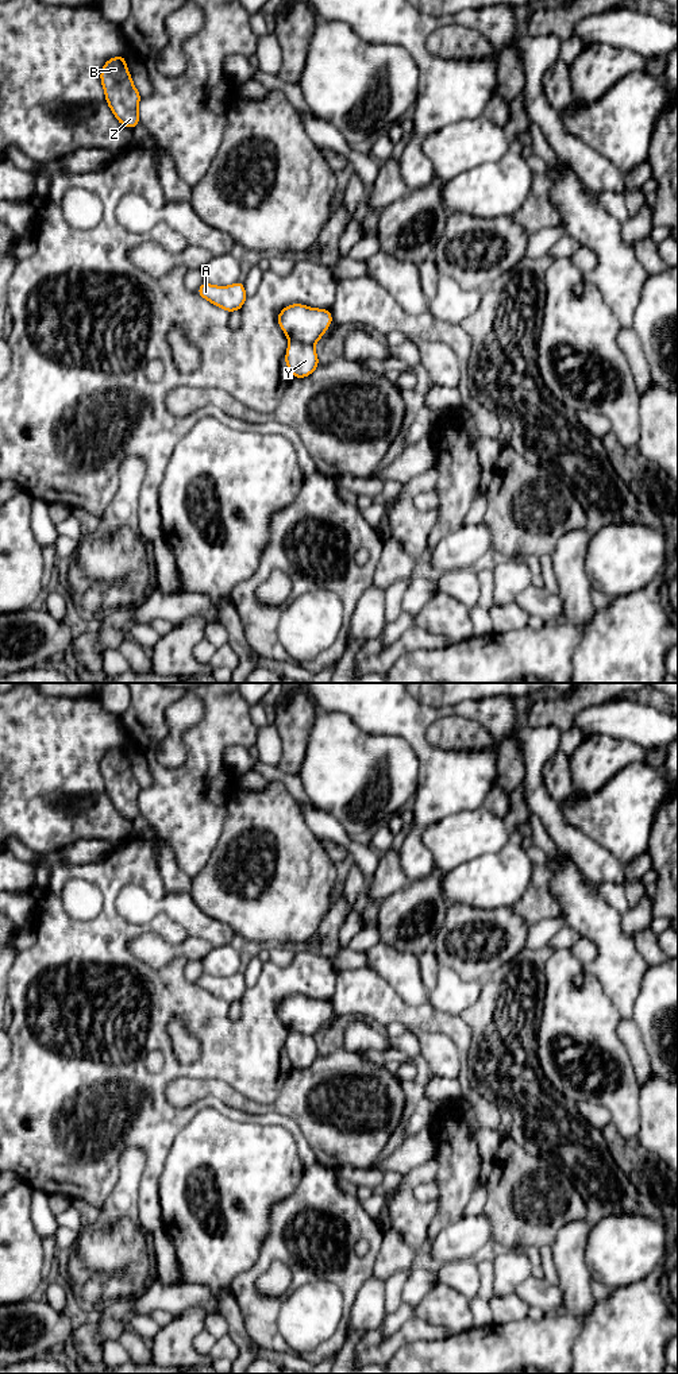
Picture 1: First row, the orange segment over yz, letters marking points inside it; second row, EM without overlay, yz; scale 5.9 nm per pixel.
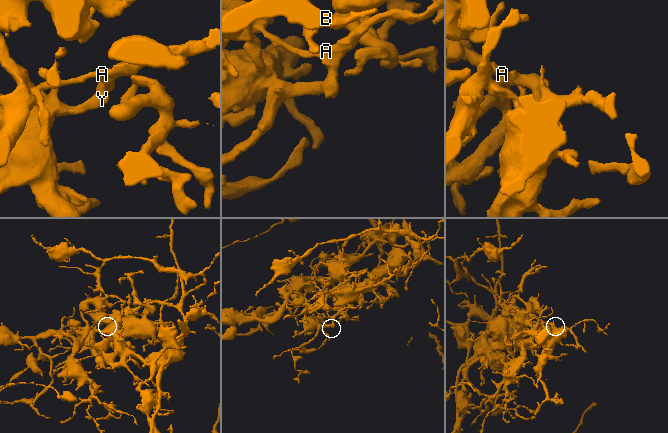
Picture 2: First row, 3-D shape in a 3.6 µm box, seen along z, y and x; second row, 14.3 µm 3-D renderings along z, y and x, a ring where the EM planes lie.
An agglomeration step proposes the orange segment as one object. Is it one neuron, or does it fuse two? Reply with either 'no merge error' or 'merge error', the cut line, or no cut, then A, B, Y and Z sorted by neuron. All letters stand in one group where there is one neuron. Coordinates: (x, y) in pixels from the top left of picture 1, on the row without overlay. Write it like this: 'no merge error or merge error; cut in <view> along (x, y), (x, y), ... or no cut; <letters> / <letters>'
merge error; cut in yz along (289, 1030), (314, 1035); A / B Y Z

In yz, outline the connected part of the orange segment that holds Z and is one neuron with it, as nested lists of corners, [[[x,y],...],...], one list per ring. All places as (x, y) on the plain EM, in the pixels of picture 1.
[[[126,748],[109,749],[101,759],[100,772],[113,807],[126,819],[135,819],[140,815],[138,796],[142,788],[132,773]]]

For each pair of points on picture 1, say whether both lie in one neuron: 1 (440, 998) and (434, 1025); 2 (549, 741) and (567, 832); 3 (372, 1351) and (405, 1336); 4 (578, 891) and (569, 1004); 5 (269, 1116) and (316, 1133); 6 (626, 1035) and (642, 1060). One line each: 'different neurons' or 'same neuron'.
1: different neurons
2: same neuron
3: same neuron
4: different neurons
5: different neurons
6: same neuron

